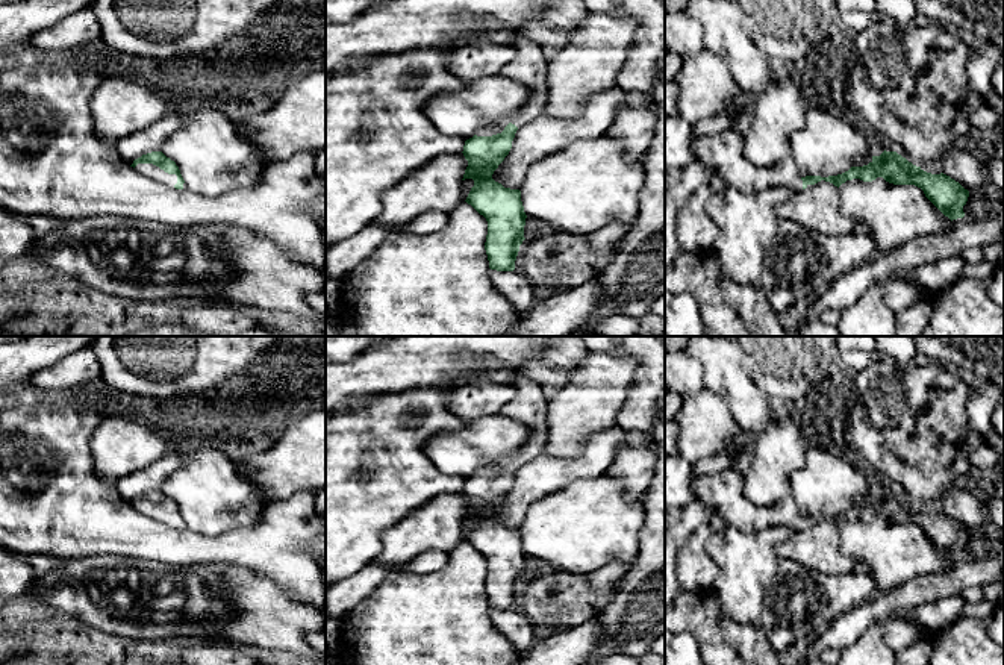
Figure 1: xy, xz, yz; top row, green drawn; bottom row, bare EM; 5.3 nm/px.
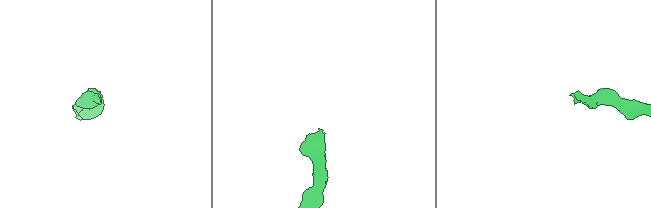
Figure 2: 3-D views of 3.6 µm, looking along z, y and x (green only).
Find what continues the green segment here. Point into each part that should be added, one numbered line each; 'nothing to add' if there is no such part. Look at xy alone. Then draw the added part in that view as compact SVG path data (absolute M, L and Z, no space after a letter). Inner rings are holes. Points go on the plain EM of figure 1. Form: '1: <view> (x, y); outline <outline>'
1: xy (149, 509); outline M138 503L135 506L135 509L139 510L141 514L144 514L144 515L162 523L162 524L170 526L170 527L174 527L174 524L177 523L176 514L168 514L153 503Z

